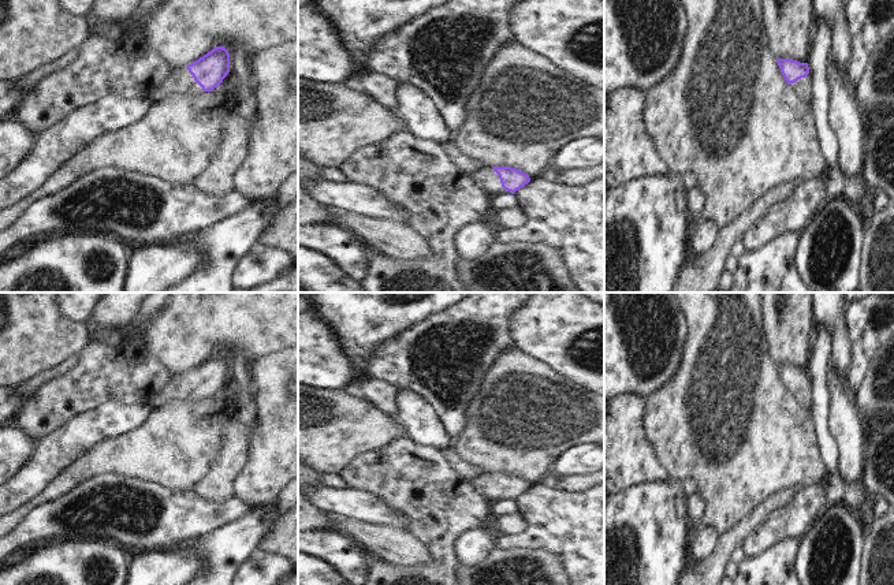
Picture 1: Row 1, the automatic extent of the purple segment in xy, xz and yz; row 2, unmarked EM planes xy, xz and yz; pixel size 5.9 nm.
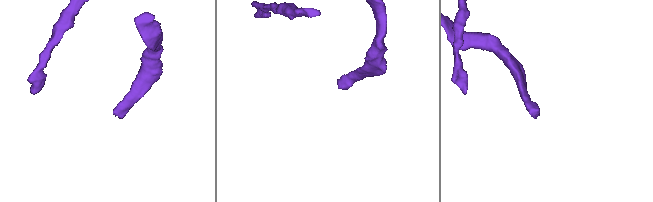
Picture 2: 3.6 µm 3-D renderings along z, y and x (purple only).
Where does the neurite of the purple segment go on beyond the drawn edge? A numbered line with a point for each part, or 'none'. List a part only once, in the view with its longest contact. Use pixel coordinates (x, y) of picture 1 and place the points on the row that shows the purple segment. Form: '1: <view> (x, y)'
1: xy (181, 82)

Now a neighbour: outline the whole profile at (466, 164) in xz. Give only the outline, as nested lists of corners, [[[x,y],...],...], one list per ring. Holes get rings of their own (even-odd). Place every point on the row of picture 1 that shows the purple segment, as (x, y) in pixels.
[[[451,139],[443,145],[443,149],[452,163],[466,175],[472,175],[485,167],[481,160],[466,156]]]

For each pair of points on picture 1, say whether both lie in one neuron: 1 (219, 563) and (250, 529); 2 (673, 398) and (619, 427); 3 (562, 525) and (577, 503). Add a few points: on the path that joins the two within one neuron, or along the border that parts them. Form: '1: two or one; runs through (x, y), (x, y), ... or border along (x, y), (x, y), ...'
1: one; runs through (224, 555), (242, 537)
2: two; border along (647, 398), (643, 425), (647, 439), (652, 444)
3: one; runs through (567, 520), (577, 509)

